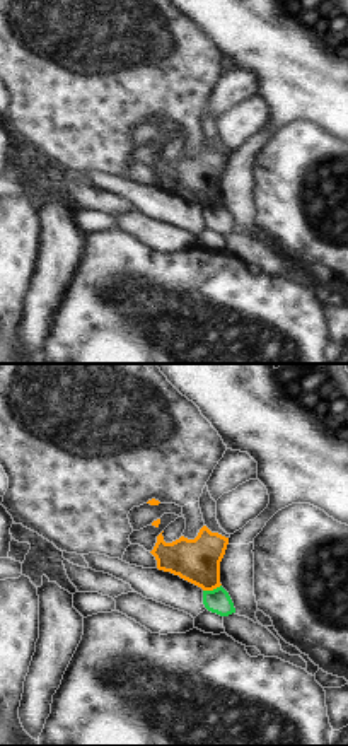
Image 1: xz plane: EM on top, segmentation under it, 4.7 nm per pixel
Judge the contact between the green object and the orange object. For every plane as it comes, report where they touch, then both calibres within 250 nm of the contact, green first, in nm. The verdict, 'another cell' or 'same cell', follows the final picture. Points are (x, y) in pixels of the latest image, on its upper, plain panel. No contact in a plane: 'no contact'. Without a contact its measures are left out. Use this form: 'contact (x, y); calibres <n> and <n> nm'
contact (214, 207); calibres 120 and 220 nm

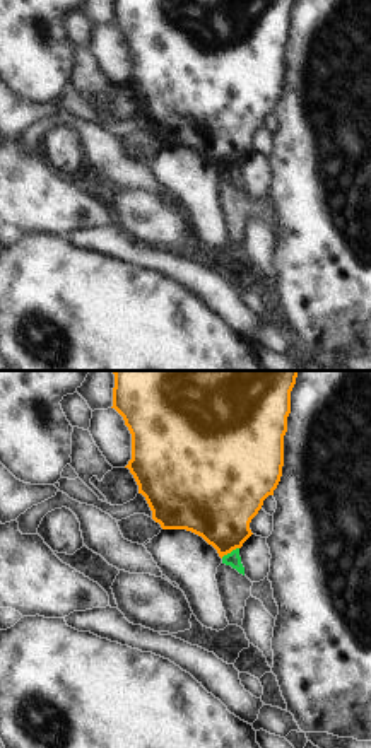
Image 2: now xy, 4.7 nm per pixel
contact (231, 169); calibres 70 and 360 nm

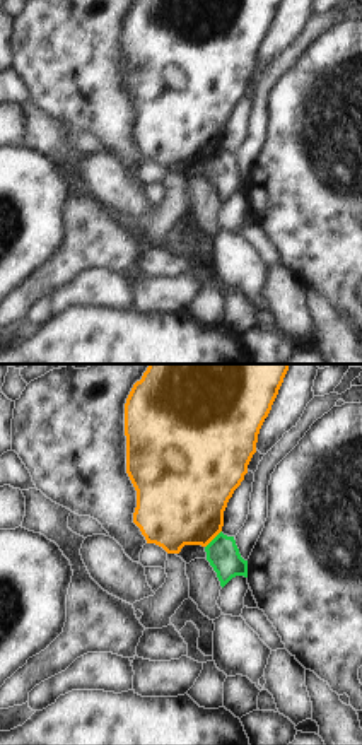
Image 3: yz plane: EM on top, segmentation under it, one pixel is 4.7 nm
contact (214, 156); calibres 150 and 420 nm

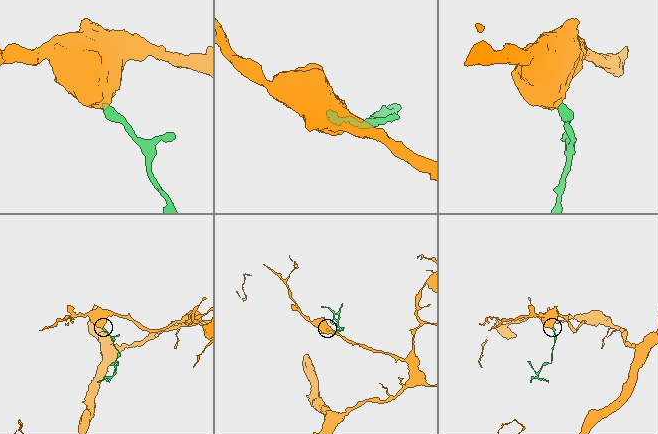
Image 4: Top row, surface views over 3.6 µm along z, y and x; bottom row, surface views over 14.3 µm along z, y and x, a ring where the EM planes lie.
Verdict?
another cell

